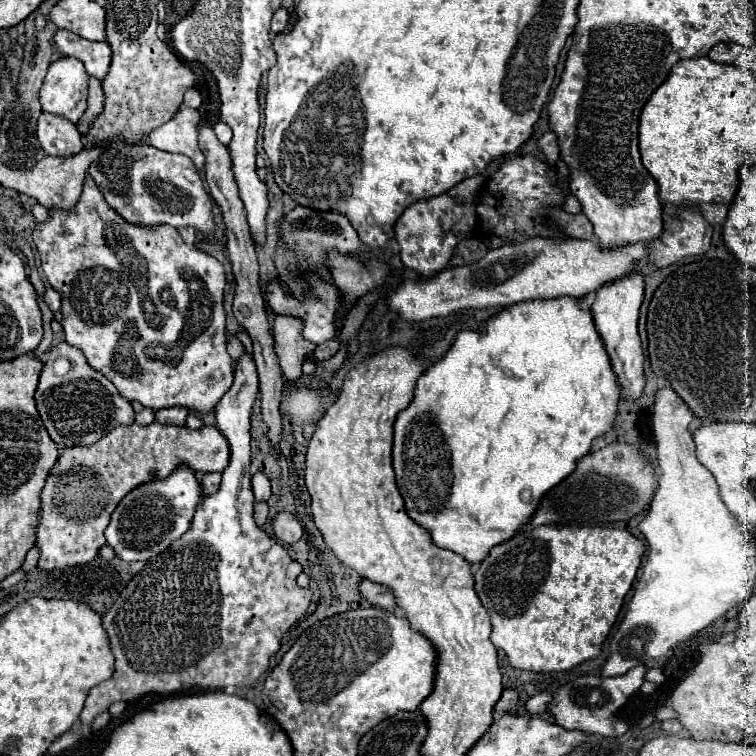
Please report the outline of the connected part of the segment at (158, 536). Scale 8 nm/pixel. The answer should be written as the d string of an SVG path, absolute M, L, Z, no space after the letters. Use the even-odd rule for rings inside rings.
M186 464L174 468L174 472L162 480L150 480L140 484L132 492L128 492L122 502L116 506L112 520L104 532L106 544L114 548L116 556L124 562L150 560L164 552L174 540L178 540L194 518L194 508L202 502L202 486L198 484L198 476Z

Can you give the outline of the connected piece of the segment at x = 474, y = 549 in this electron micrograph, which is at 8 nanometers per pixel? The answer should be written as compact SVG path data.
M554 298L554 300L526 300L518 304L510 304L502 308L498 314L490 316L482 330L462 330L456 334L452 346L446 350L446 354L430 364L424 374L416 380L414 398L404 408L394 424L394 472L398 490L404 498L406 512L412 520L416 520L420 526L430 530L430 536L436 546L452 550L460 556L464 556L468 562L480 562L488 550L496 544L502 544L504 540L512 538L514 532L530 520L534 514L540 498L556 486L560 480L564 480L574 468L576 458L582 458L590 452L592 440L608 434L614 426L614 420L618 416L618 402L620 402L620 384L614 376L610 356L606 352L606 346L594 326L594 318L590 310L584 310L582 298Z

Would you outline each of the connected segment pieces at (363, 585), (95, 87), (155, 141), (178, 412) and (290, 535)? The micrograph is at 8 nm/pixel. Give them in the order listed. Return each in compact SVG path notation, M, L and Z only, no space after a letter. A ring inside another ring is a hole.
M366 578L360 582L358 592L360 592L360 596L366 602L376 604L378 608L386 608L388 610L388 608L394 608L396 606L394 604L394 596L392 596L392 592L386 586L378 586L378 584L374 584L374 582L366 580Z
M90 78L90 86L88 86L88 110L84 112L84 116L80 118L80 122L76 124L80 134L86 134L88 124L94 122L94 116L98 116L102 112L102 104L104 104L104 96L102 96L102 86L98 78Z
M182 104L174 120L156 128L148 136L148 142L164 152L186 154L200 172L204 168L204 154L198 148L198 122L200 122L198 110L192 110Z
M168 408L168 410L156 412L156 422L158 422L158 424L184 426L186 416L188 416L188 410L186 410L186 408Z
M286 510L278 512L276 518L274 518L274 522L272 522L272 526L274 526L274 538L278 542L288 544L288 546L296 544L302 538L302 534L304 534L304 528L296 520L294 512L286 512ZM282 522L286 522L286 526Z

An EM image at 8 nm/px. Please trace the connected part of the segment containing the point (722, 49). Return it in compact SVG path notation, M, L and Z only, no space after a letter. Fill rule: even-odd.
M720 42L708 52L708 58L716 60L716 62L734 62L740 52L742 52L740 44L736 44L736 42Z

